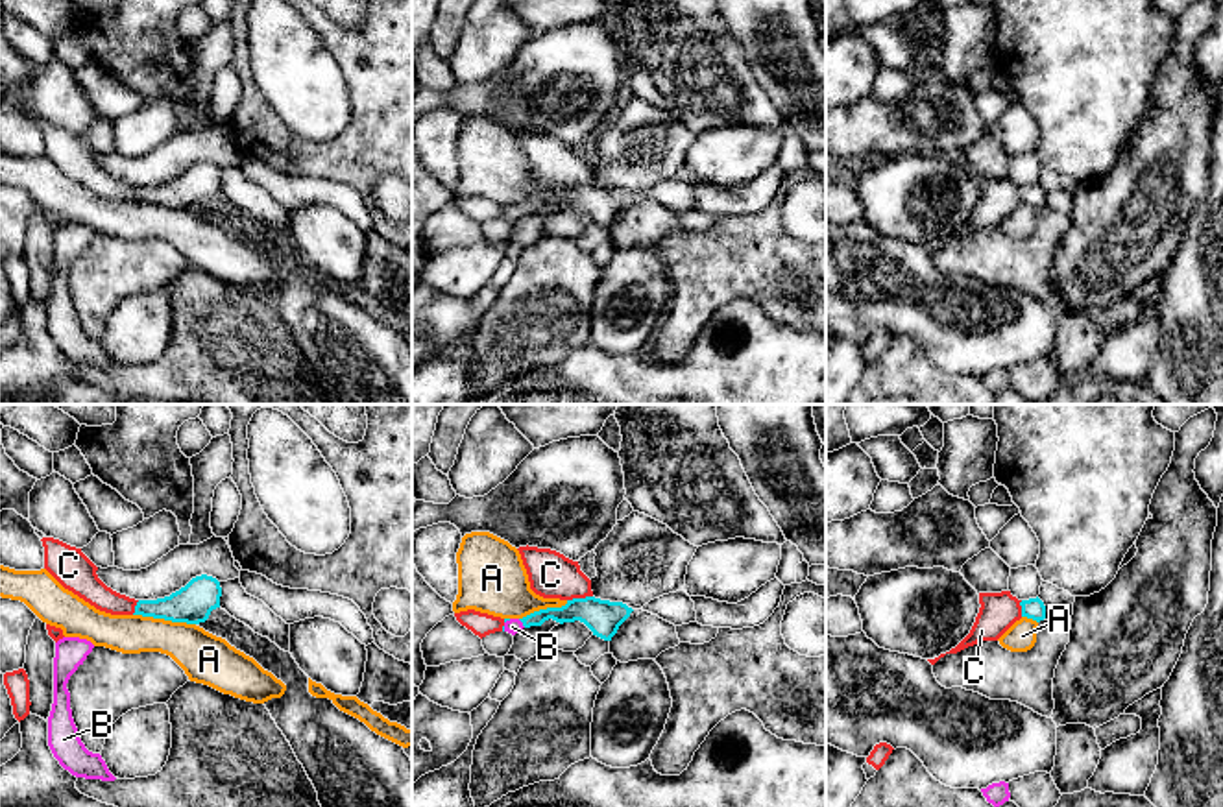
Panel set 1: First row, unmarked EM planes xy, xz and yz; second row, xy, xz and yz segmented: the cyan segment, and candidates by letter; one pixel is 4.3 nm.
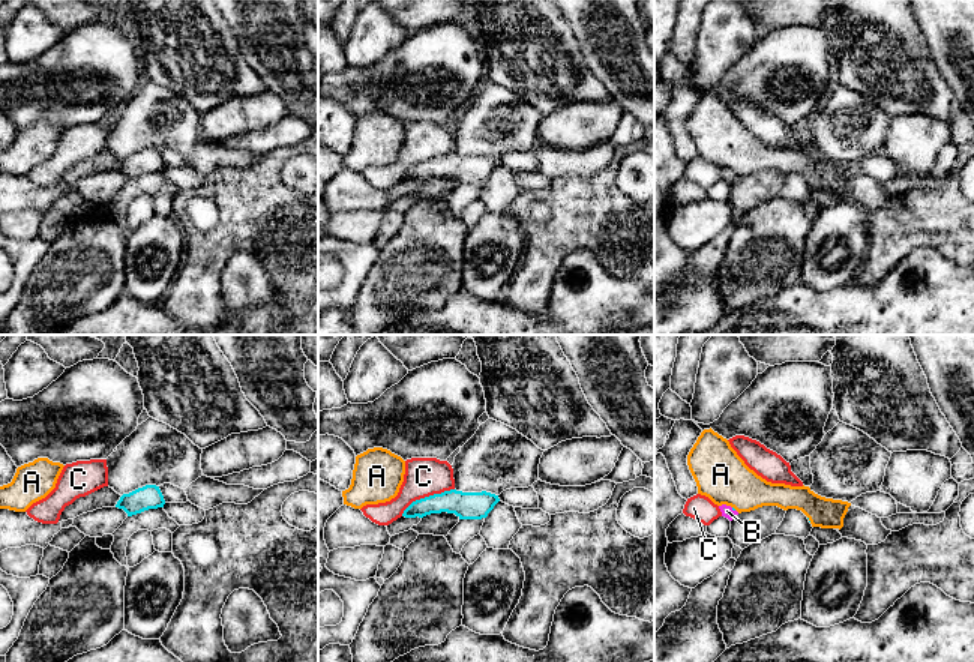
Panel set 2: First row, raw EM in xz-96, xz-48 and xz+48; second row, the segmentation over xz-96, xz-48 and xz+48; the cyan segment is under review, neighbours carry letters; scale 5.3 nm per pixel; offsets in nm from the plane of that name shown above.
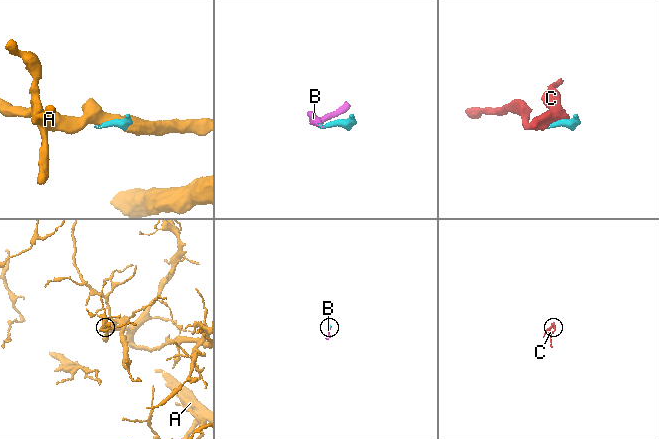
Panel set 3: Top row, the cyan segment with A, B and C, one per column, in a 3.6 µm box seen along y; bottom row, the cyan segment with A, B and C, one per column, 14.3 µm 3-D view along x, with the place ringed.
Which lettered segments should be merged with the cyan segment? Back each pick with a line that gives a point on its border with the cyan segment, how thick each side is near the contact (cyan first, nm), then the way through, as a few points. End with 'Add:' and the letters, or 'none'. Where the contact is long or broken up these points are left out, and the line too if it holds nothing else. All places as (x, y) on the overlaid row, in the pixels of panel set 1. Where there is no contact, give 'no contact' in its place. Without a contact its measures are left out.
B: meets cyan in xz at (521, 621); 100 nm thick on the cyan side, 70 nm on the other; runs through xz (575, 610), (521, 621), (512, 626)
Add: B

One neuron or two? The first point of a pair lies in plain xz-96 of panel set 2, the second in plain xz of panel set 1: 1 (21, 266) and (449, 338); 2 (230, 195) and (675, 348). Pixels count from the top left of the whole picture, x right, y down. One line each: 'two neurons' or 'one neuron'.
1: one neuron
2: one neuron

